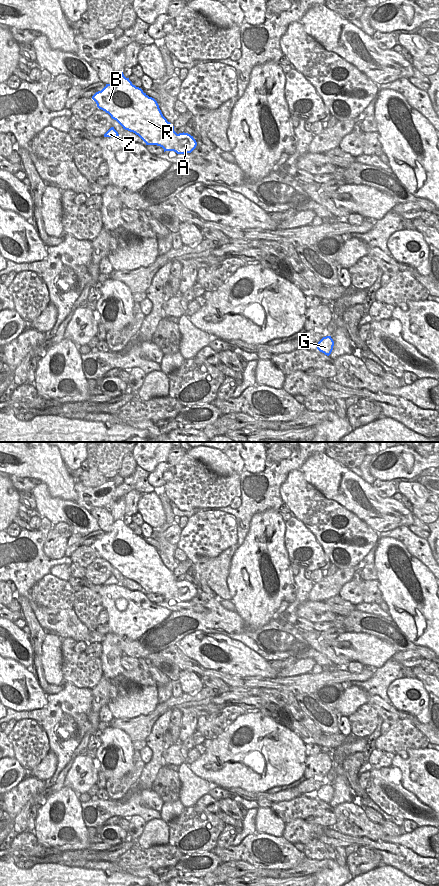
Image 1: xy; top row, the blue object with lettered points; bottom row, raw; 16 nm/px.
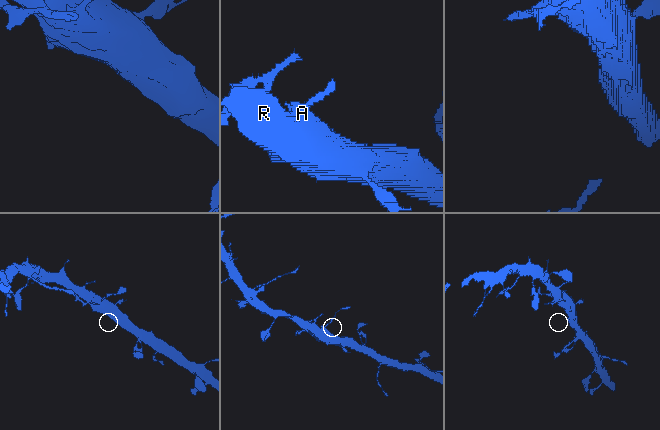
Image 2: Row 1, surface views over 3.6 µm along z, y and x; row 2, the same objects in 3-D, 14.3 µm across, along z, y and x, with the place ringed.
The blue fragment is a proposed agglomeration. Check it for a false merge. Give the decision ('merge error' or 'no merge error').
no merge error

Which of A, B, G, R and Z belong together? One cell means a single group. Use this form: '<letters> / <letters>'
A B G R Z

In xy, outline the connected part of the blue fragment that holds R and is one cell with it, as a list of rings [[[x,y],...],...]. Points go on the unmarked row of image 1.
[[[123,520],[114,521],[112,530],[92,547],[125,578],[138,583],[146,593],[157,593],[177,602],[191,601],[197,594],[188,581],[177,582],[163,564],[157,549],[132,532]]]

